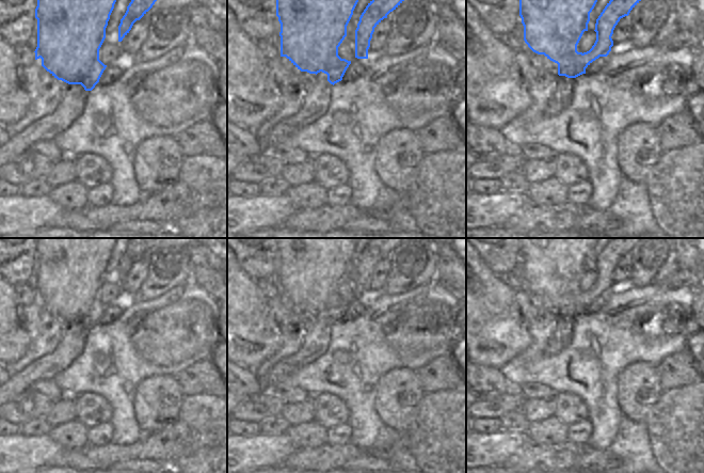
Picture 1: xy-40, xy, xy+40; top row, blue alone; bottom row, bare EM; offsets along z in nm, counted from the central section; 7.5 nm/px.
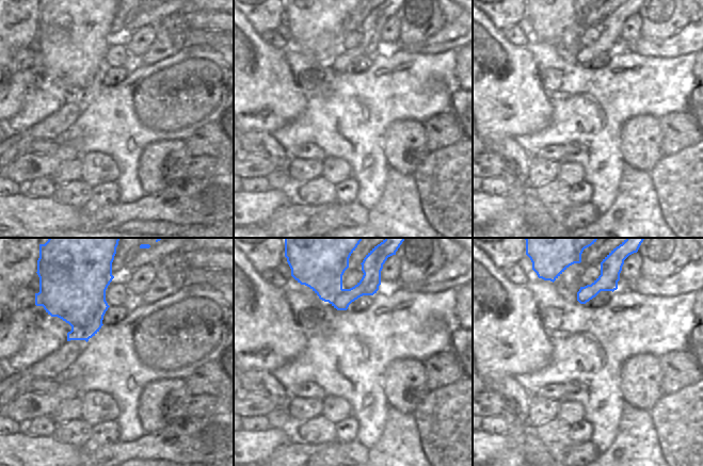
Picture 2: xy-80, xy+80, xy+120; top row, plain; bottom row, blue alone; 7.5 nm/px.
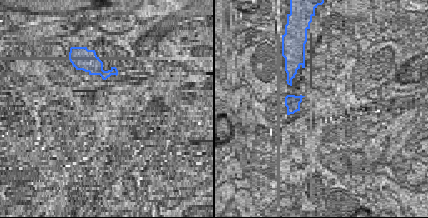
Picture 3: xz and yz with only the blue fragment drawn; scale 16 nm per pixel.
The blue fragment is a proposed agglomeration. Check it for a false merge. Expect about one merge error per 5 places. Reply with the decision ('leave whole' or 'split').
split

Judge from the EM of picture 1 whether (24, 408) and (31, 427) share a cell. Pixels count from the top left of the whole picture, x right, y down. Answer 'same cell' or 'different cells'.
different cells

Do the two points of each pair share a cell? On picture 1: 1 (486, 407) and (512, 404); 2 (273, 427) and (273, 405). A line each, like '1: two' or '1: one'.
1: one
2: two

